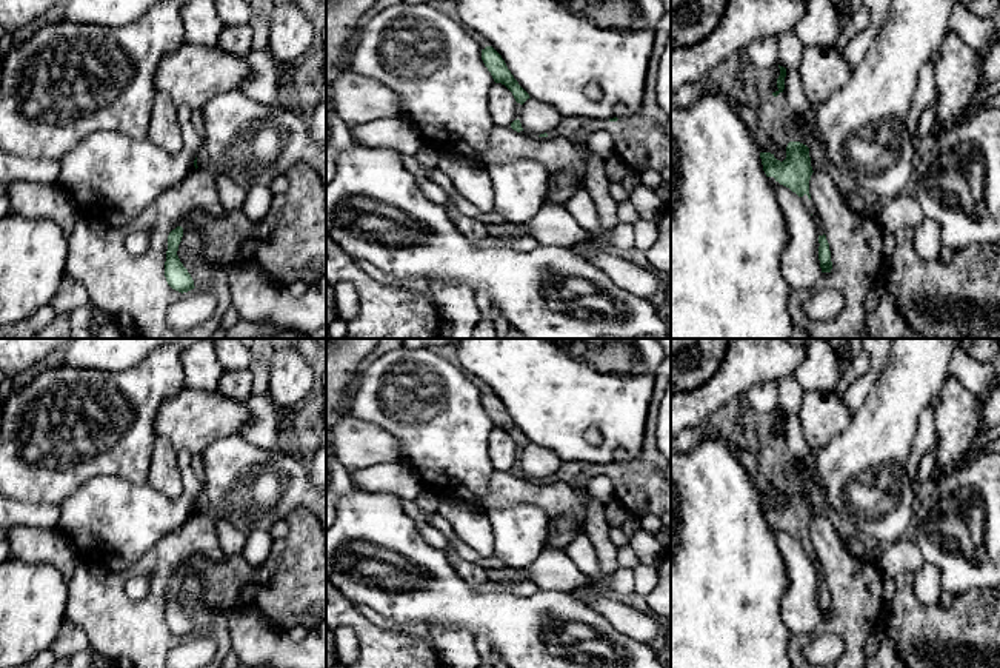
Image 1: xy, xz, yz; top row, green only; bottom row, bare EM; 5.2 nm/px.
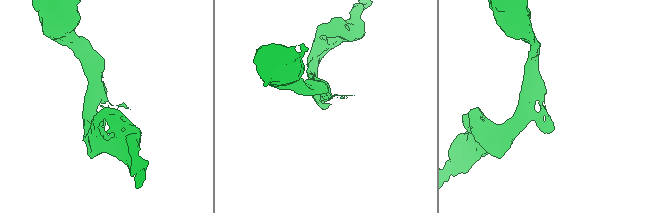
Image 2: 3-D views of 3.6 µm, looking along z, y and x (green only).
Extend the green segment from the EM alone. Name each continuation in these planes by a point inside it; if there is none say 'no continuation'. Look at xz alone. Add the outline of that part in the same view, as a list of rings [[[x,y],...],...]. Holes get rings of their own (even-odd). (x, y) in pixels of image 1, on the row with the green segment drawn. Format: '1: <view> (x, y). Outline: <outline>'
1: xz (640, 140). Outline: [[[671,12],[665,14],[655,29],[655,40],[648,65],[648,78],[642,108],[625,120],[591,120],[585,117],[563,117],[548,131],[548,137],[563,137],[586,145],[595,131],[605,131],[614,142],[614,157],[628,165],[632,172],[652,168],[658,172],[671,169],[671,137],[666,134],[669,115],[657,102],[657,75],[660,58],[671,37]]]

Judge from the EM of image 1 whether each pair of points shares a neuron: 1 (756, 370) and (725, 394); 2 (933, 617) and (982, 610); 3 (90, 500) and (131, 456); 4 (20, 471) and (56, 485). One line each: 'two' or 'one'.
1: one
2: one
3: two
4: one

